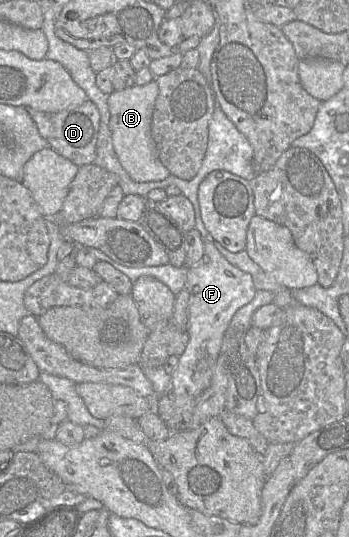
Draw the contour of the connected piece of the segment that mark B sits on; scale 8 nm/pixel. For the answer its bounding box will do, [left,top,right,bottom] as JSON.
[108,80,170,182]

